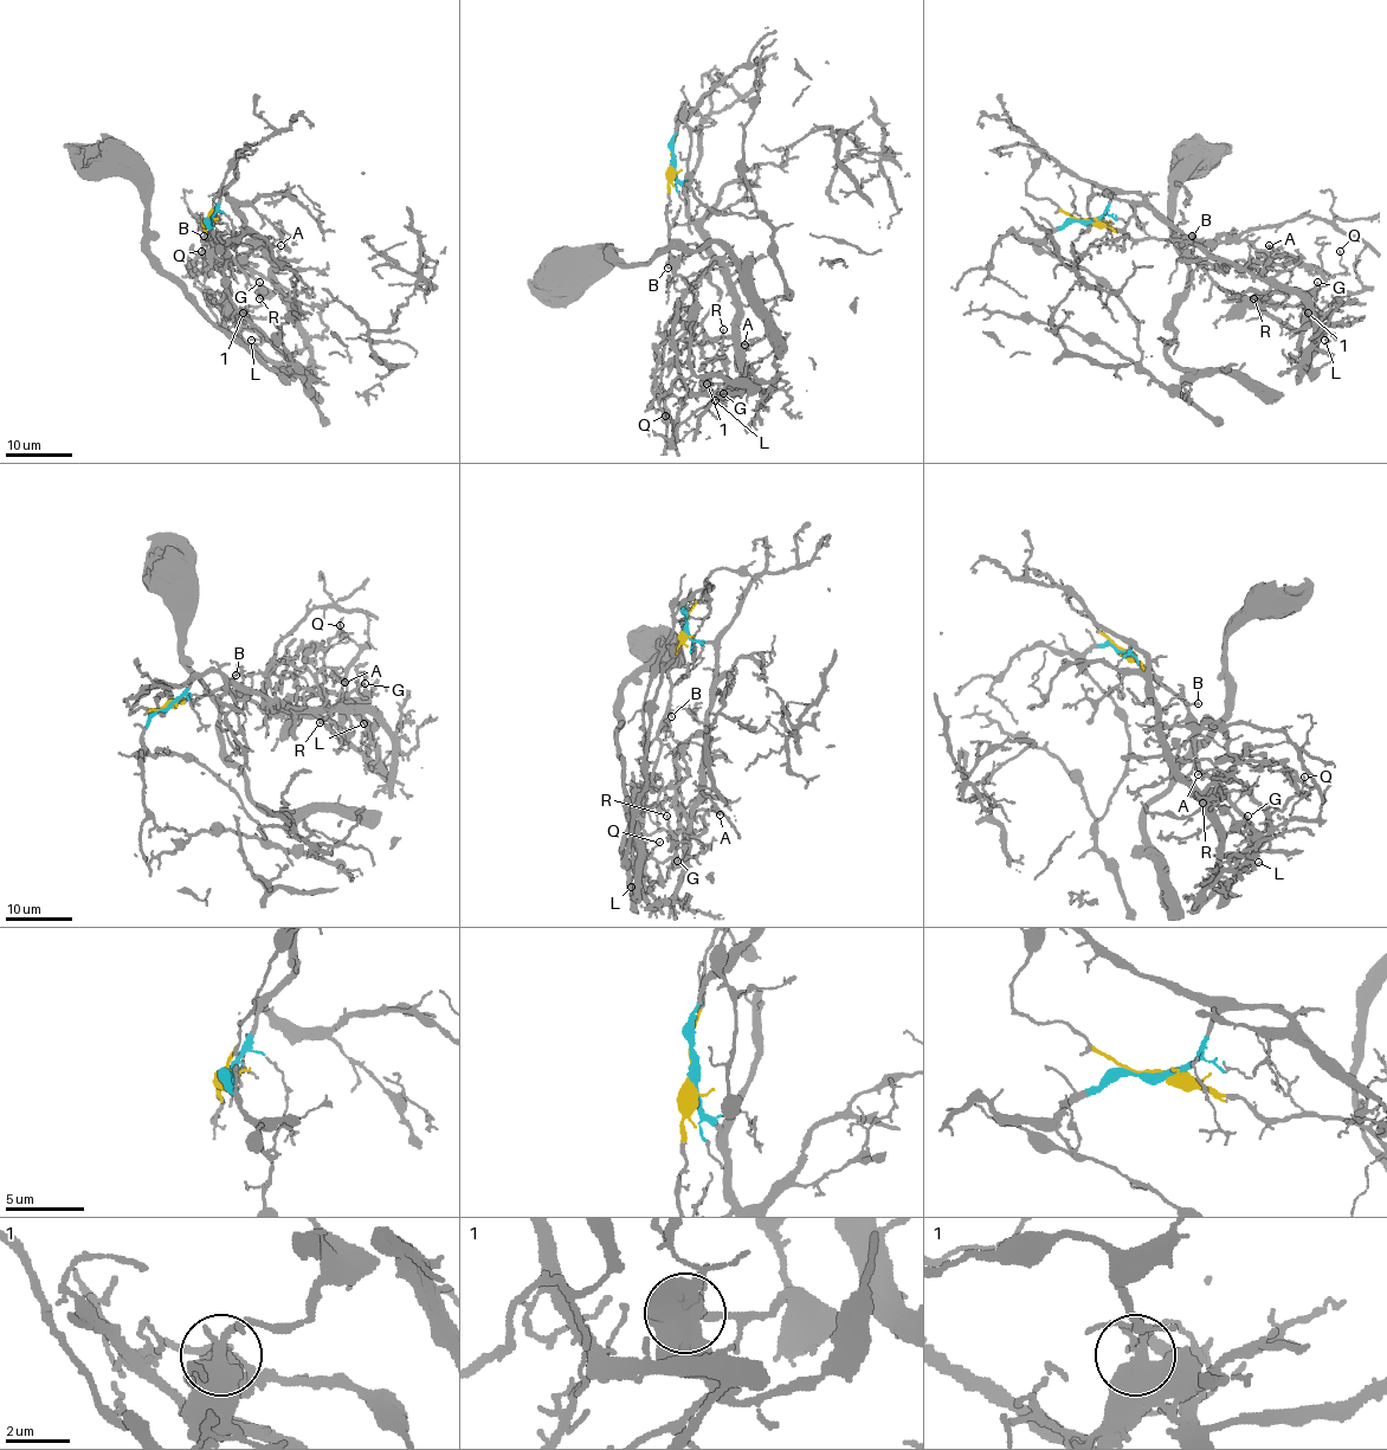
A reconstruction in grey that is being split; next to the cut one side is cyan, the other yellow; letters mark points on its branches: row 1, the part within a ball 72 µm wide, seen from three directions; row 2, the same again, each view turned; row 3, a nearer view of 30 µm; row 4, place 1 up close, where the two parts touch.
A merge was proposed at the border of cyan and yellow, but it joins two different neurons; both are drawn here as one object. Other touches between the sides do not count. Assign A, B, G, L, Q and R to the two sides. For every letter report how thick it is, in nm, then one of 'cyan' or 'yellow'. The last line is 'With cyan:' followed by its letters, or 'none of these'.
A: 90 nm | cyan
B: 220 nm | yellow
G: 130 nm | yellow
L: 140 nm | cyan
Q: 120 nm | yellow
R: 140 nm | yellow
With cyan: A, L

